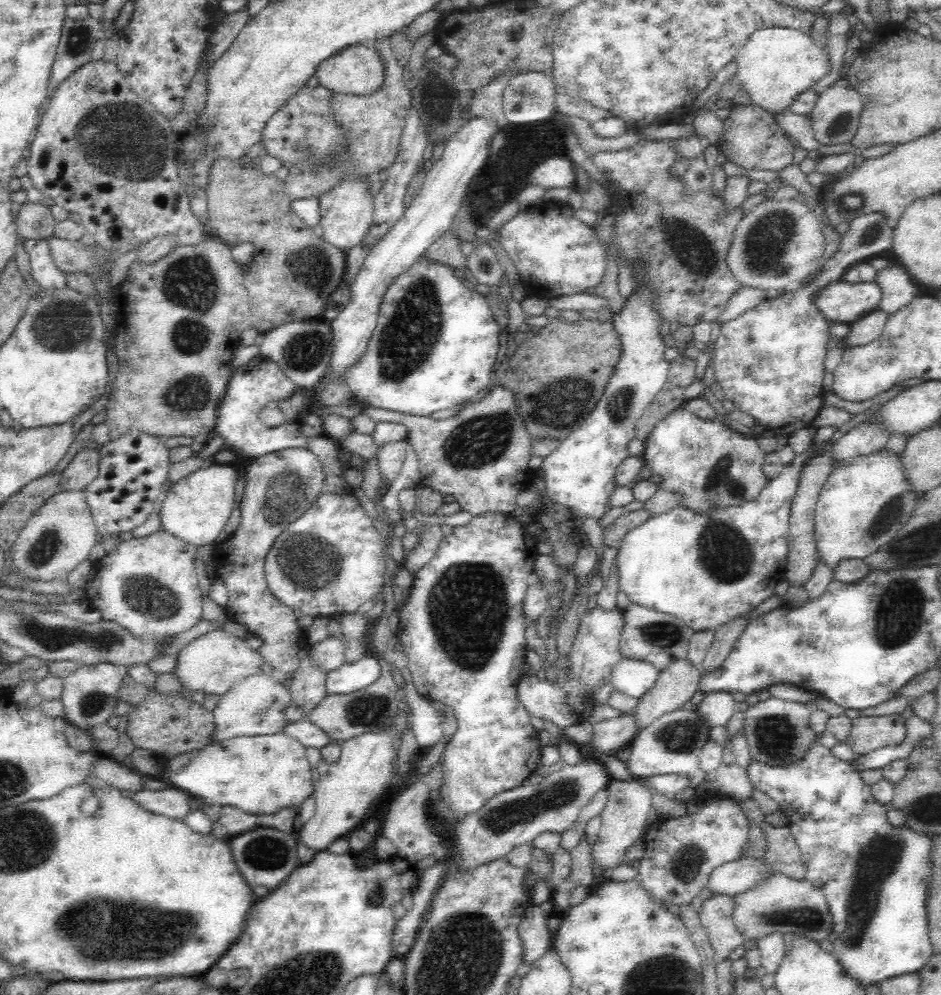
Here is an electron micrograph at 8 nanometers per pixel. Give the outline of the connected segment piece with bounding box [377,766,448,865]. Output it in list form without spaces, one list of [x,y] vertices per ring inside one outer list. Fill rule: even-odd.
[[[432,768],[429,774],[420,775],[418,784],[410,785],[404,792],[400,792],[392,804],[388,806],[388,812],[384,814],[384,820],[380,822],[378,835],[388,838],[394,846],[397,846],[397,856],[409,860],[413,864],[419,865],[420,861],[428,856],[434,856],[437,861],[444,861],[448,856],[448,850],[440,842],[442,838],[432,829],[427,817],[427,803],[430,800],[430,792],[437,790],[440,786],[440,768]]]

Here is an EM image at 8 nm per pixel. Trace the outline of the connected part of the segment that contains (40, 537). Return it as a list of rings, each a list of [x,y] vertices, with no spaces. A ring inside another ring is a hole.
[[[81,491],[57,492],[22,527],[18,540],[5,552],[15,572],[38,582],[68,580],[68,574],[89,558],[96,542],[96,529],[90,507]]]

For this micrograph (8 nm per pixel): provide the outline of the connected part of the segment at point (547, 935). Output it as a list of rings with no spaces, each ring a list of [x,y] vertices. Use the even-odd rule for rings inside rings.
[[[535,905],[526,912],[526,918],[520,924],[520,937],[526,947],[525,964],[532,964],[538,960],[546,951],[551,949],[553,933],[547,927],[548,913],[542,911],[539,905]]]

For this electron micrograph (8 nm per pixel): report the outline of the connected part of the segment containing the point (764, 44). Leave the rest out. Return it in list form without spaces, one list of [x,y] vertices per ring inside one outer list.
[[[780,26],[753,32],[734,60],[741,88],[748,94],[749,102],[773,117],[790,112],[796,98],[816,86],[832,70],[830,54],[824,43],[816,41],[810,32]]]

